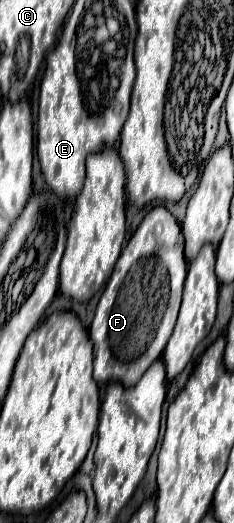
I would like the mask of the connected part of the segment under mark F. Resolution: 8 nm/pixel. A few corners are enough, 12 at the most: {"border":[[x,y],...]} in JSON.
{"border":[[153,208],[89,330],[93,378],[135,386],[163,354],[187,264]]}

